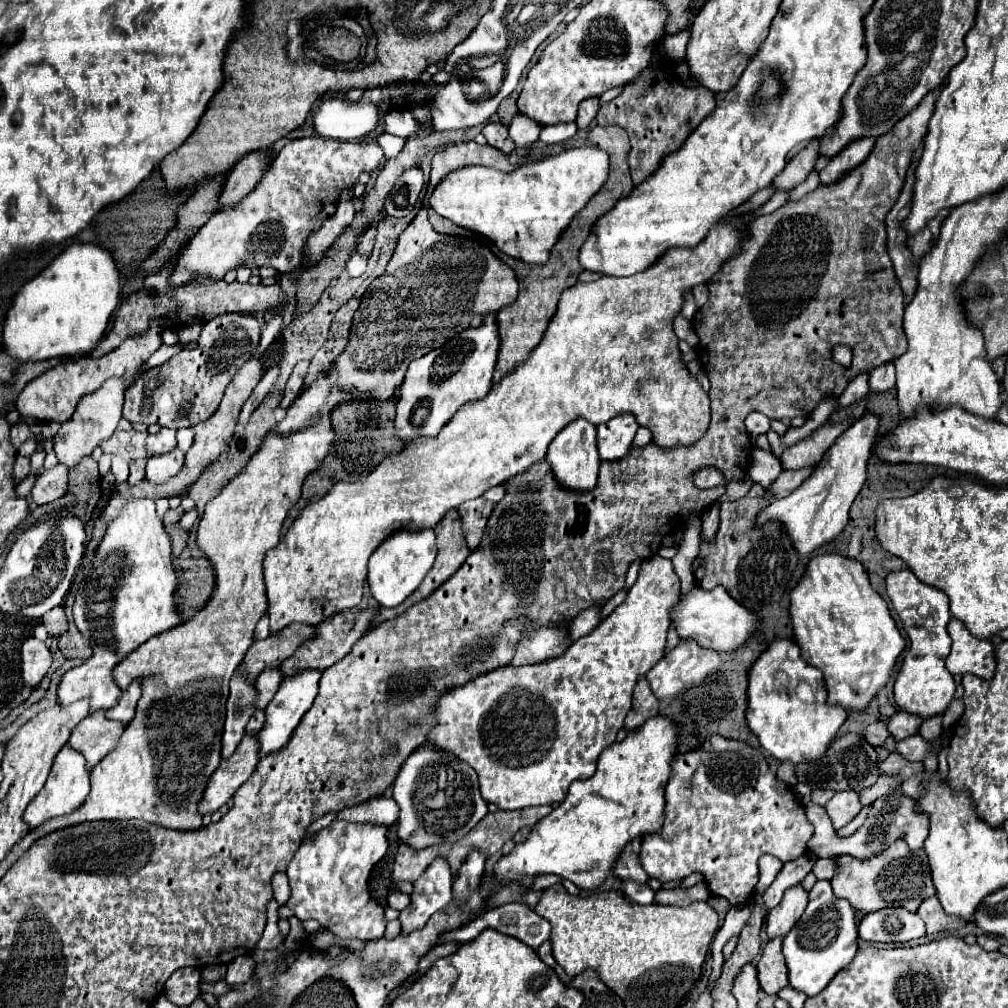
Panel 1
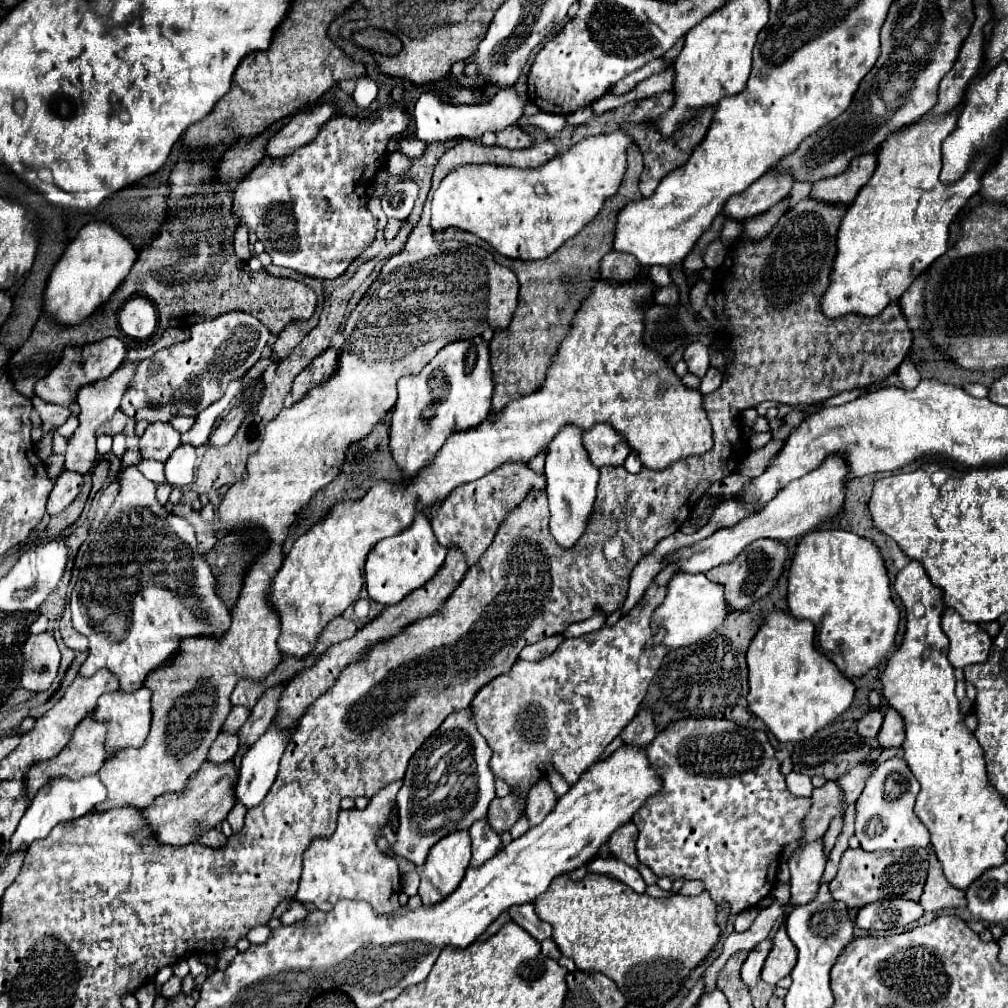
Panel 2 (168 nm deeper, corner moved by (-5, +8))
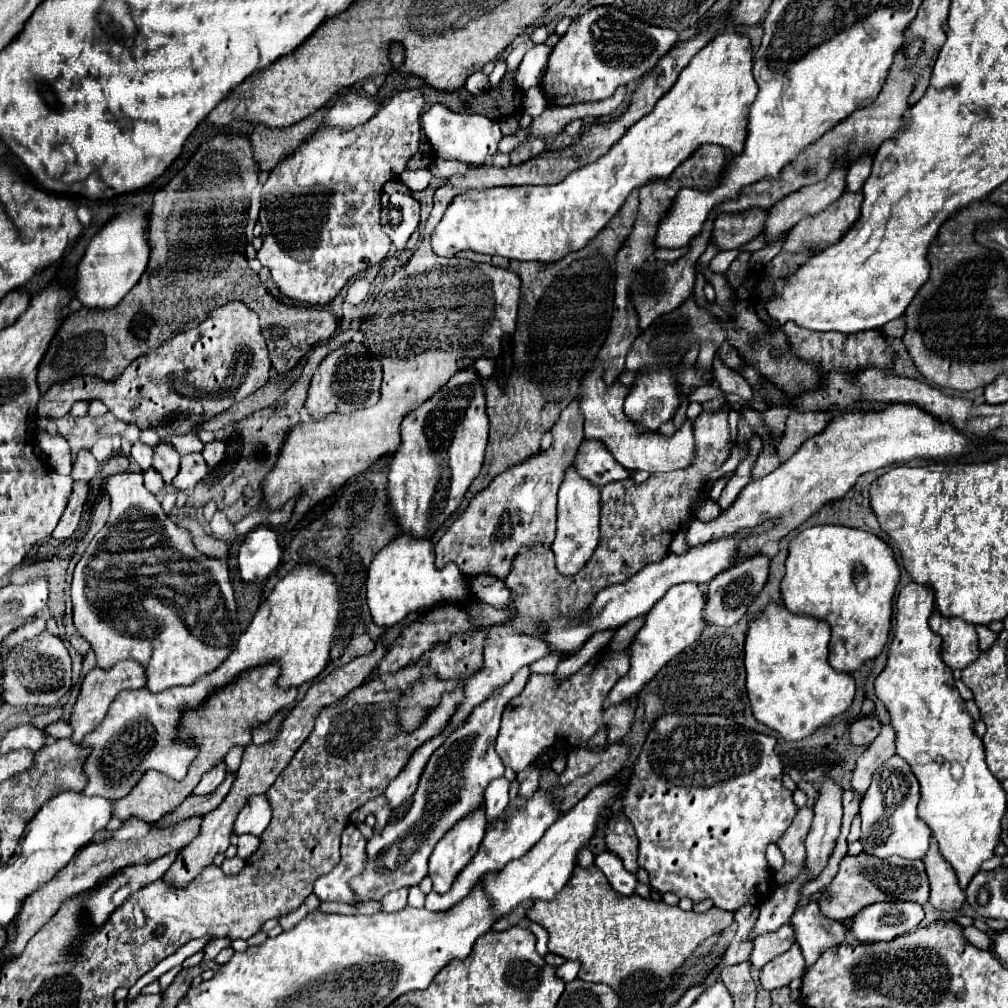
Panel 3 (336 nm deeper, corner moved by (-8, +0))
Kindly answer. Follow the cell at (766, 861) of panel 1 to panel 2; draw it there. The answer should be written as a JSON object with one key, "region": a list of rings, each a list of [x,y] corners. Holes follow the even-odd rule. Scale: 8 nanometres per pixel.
{"region":[[[890,758],[886,762],[882,762],[876,772],[870,776],[870,780],[866,782],[864,792],[858,798],[858,814],[856,814],[856,838],[860,840],[860,848],[868,850],[868,852],[876,852],[876,850],[896,850],[896,848],[926,848],[930,844],[930,832],[928,828],[920,822],[920,818],[914,814],[914,800],[918,796],[918,780],[914,778],[914,774],[910,772],[910,768],[906,766],[906,762],[902,758]]]}

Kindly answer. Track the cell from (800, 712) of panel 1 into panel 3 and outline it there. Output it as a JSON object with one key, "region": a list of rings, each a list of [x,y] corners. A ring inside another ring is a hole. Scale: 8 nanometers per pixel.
{"region":[[[767,604],[763,614],[749,622],[745,636],[745,670],[747,670],[747,694],[755,720],[777,730],[787,742],[801,740],[813,734],[819,726],[831,722],[845,712],[855,696],[855,680],[851,674],[837,672],[829,666],[829,624],[805,614],[793,614],[783,604]]]}

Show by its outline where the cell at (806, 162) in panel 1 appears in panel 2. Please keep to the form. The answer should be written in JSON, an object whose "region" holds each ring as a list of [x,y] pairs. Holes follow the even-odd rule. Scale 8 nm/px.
{"region":[[[770,170],[768,174],[764,174],[764,178],[758,178],[744,194],[732,196],[726,206],[724,206],[724,214],[728,218],[736,218],[736,220],[746,220],[752,216],[758,216],[762,212],[766,212],[768,208],[772,208],[778,200],[786,198],[794,186],[794,176],[790,172],[774,172]]]}

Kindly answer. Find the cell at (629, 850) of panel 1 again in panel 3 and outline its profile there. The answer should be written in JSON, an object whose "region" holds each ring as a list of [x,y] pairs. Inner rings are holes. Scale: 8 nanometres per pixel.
{"region":[[[622,813],[613,814],[605,824],[607,850],[623,860],[625,870],[637,872],[637,836],[629,820]]]}

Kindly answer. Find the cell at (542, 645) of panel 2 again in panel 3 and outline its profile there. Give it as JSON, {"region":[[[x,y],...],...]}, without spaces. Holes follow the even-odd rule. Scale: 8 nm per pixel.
{"region":[[[525,666],[523,670],[519,670],[515,674],[515,678],[507,686],[503,686],[503,690],[499,690],[499,694],[495,694],[495,698],[489,698],[487,702],[483,702],[483,706],[475,708],[475,714],[471,714],[471,718],[467,720],[467,726],[461,726],[455,734],[451,734],[451,738],[447,738],[447,742],[439,750],[435,750],[435,754],[427,762],[427,770],[423,772],[419,788],[413,796],[413,804],[409,808],[409,812],[405,814],[405,818],[399,822],[387,824],[383,828],[383,832],[373,834],[367,840],[367,864],[365,864],[363,872],[351,880],[351,890],[353,890],[357,902],[381,900],[385,894],[389,894],[393,890],[419,884],[427,876],[427,860],[429,860],[429,854],[433,852],[435,844],[445,836],[445,832],[451,826],[455,826],[465,814],[469,814],[471,808],[479,808],[483,804],[483,792],[485,792],[487,784],[491,780],[503,776],[503,770],[505,770],[499,754],[495,752],[495,738],[499,734],[501,714],[503,714],[505,706],[523,692],[527,680],[529,680],[529,668]]]}

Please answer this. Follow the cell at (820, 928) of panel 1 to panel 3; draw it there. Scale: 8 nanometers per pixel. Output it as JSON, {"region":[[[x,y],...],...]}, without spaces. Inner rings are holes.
{"region":[[[817,902],[801,904],[791,916],[791,924],[797,932],[797,944],[807,960],[807,968],[823,954],[823,950],[835,948],[845,938],[845,926],[819,914]]]}

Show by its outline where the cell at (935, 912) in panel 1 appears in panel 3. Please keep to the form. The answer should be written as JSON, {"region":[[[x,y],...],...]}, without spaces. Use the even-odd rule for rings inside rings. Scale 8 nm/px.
{"region":[[[931,840],[931,846],[923,858],[927,878],[931,884],[931,904],[937,910],[959,910],[965,902],[965,892],[957,882],[957,874],[951,864],[939,854],[937,842]]]}

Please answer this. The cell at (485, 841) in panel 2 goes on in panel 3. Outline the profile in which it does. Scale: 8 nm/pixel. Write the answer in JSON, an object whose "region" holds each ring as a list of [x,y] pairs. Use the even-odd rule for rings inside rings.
{"region":[[[505,776],[493,780],[487,786],[487,790],[485,790],[485,814],[487,814],[489,824],[493,822],[493,818],[499,818],[499,814],[503,814],[503,810],[507,808],[509,786],[511,786],[511,782]]]}

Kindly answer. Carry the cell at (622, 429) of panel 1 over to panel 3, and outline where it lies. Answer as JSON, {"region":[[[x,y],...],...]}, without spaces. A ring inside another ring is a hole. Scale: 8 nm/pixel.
{"region":[[[595,440],[581,442],[579,458],[575,456],[573,466],[579,472],[579,476],[589,480],[597,488],[603,488],[605,484],[615,480],[629,478],[627,468],[619,466],[619,462],[611,458],[611,452],[603,446],[603,442],[595,442]]]}

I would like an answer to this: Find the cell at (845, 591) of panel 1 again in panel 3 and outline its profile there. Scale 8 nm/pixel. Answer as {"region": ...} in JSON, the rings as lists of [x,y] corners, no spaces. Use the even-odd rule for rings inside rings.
{"region":[[[825,524],[805,528],[791,540],[789,556],[785,562],[785,576],[781,580],[781,594],[789,612],[811,614],[815,618],[829,622],[831,626],[829,664],[839,672],[853,672],[861,668],[867,660],[873,660],[881,654],[891,630],[893,594],[897,584],[899,584],[899,566],[895,554],[881,538],[877,538],[873,532],[867,530]],[[859,572],[865,572],[867,578],[867,590],[863,594],[859,594],[855,588]]]}

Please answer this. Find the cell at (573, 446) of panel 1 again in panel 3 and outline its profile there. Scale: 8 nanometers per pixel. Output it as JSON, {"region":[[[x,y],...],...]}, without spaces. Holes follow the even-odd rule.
{"region":[[[569,466],[561,490],[559,490],[559,506],[557,506],[557,538],[553,542],[557,572],[563,576],[575,576],[593,556],[599,544],[599,490],[591,486],[585,478],[575,474],[575,468]]]}

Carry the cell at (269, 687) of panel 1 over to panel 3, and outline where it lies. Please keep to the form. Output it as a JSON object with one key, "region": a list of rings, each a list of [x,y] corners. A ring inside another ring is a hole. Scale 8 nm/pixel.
{"region":[[[231,750],[231,754],[227,754],[225,758],[225,766],[227,766],[227,774],[237,774],[239,770],[239,764],[241,764],[241,754],[243,750]]]}

